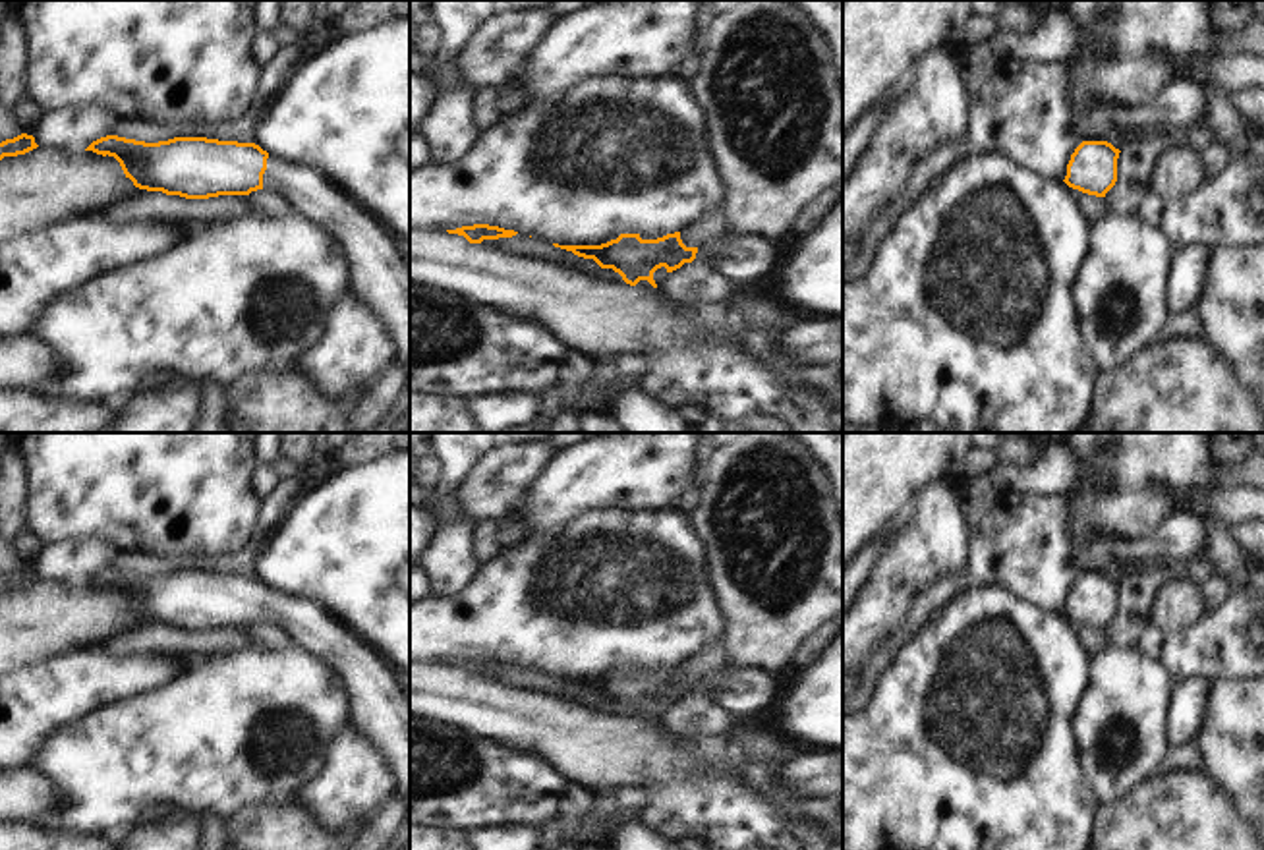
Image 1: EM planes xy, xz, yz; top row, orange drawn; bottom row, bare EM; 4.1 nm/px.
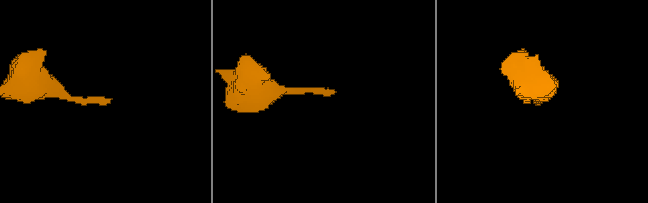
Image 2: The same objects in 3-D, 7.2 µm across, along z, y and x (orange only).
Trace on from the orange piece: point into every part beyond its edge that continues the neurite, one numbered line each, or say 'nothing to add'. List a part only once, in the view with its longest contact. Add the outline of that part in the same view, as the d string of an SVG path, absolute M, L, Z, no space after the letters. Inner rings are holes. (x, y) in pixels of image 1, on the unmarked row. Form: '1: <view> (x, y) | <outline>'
1: xy (375, 704) | M267 591L263 622L284 632L292 643L336 672L346 694L352 724L383 753L394 777L394 792L402 796L410 813L410 703L392 678L390 666L340 622L323 612L315 603Z

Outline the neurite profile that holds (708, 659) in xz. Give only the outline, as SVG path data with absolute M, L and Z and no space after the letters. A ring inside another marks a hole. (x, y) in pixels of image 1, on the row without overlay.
M723 641L704 647L680 665L680 672L686 680L700 680L704 674L723 668L729 663Z

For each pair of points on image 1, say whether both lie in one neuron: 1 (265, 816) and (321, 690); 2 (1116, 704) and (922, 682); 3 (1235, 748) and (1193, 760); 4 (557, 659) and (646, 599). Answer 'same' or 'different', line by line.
1: different
2: different
3: different
4: same

